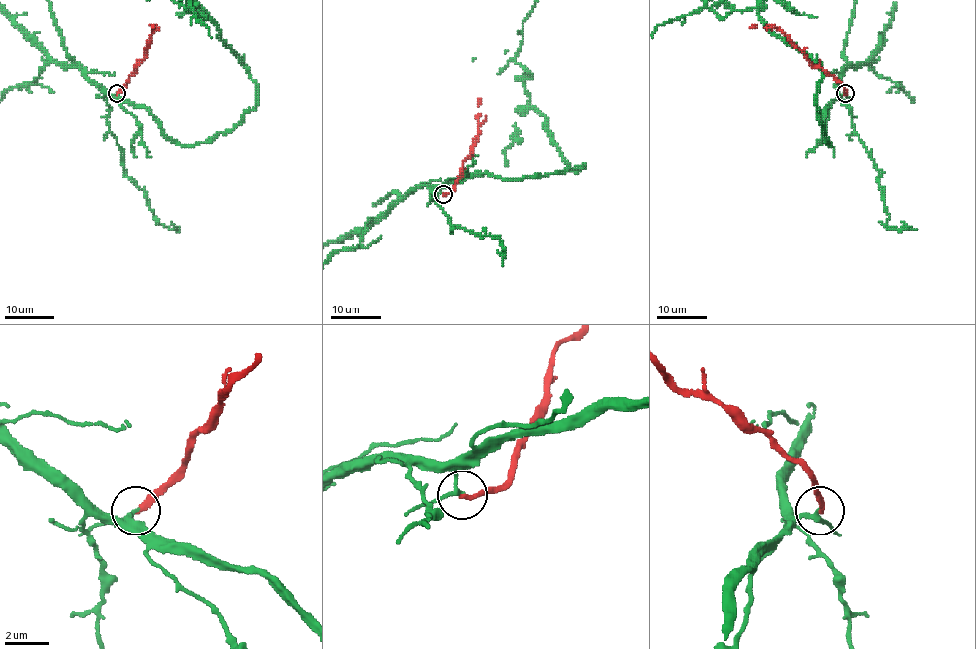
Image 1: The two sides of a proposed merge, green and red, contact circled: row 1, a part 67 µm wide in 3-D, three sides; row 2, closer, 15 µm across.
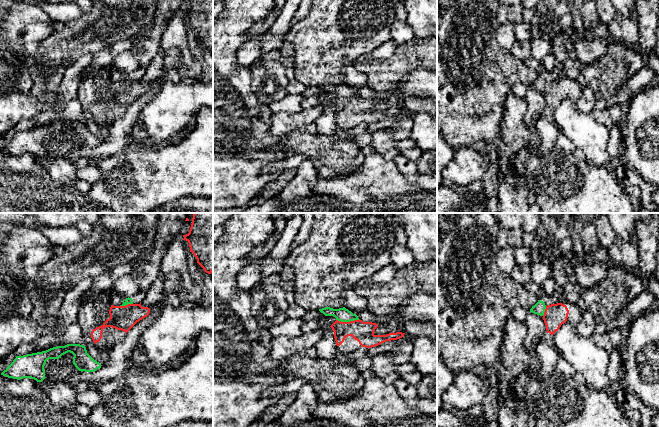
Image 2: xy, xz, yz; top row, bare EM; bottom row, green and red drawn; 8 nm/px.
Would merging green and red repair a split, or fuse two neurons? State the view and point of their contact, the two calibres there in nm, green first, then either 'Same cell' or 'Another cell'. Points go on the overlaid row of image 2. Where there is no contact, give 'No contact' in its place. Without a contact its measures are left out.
Touches green at xz (347, 321). Thickness 110 nm (green) against 170 nm. Another cell

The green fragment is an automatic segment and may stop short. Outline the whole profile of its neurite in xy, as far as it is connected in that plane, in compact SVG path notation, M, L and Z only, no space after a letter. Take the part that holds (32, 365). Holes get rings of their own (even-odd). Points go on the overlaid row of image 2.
M67 344L42 352L16 356L1 375L17 380L31 378L37 382L42 382L45 379L44 366L46 361L49 359L59 359L68 352L74 355L73 364L81 372L94 372L101 368L101 364L87 353L85 346L80 344Z

